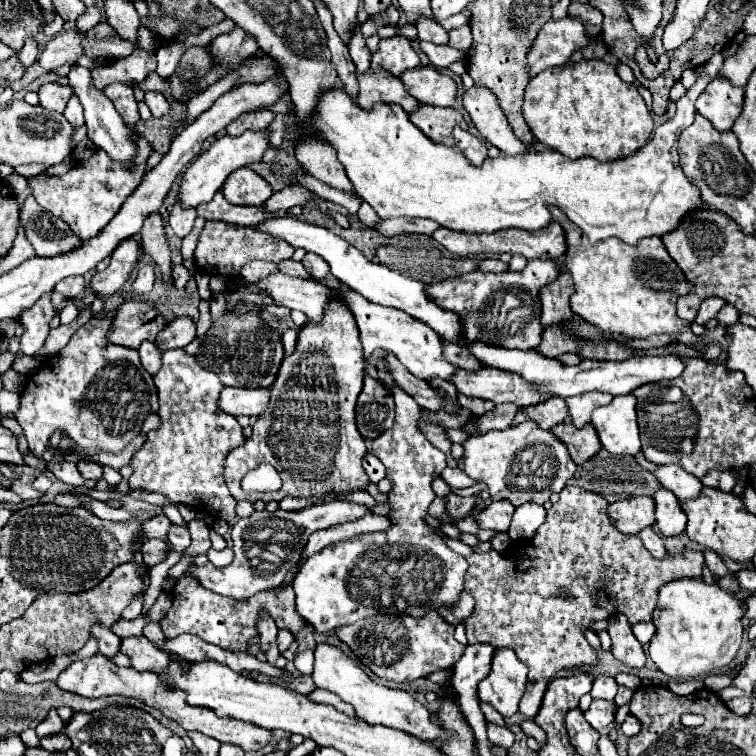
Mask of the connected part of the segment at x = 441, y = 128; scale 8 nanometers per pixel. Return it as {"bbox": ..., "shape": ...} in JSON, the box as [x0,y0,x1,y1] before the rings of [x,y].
{"bbox":[409,106,467,146],"shape":[[[425,106],[409,114],[413,124],[425,132],[431,140],[441,142],[445,146],[453,146],[453,128],[461,126],[467,128],[467,122],[463,120],[461,112],[453,108],[437,108],[437,106]]]}

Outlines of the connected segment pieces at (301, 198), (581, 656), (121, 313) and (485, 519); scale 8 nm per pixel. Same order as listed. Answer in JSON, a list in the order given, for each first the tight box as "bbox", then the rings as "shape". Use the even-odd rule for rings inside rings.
[{"bbox":[263,188,317,212],"shape":[[[283,188],[281,192],[275,192],[263,206],[267,212],[277,212],[277,210],[289,210],[293,206],[303,206],[311,198],[317,196],[311,196],[311,192],[303,188]]]},{"bbox":[465,486,705,719],"shape":[[[565,486],[559,502],[547,510],[543,528],[539,528],[529,544],[523,544],[525,560],[511,552],[509,556],[495,556],[493,550],[467,558],[469,570],[465,576],[465,590],[475,598],[475,610],[465,620],[467,644],[489,642],[495,648],[507,646],[515,650],[517,658],[529,668],[527,690],[519,704],[519,711],[529,719],[539,712],[541,698],[557,670],[587,664],[587,640],[583,638],[583,630],[597,633],[591,628],[591,620],[603,620],[615,612],[623,612],[631,626],[637,622],[651,622],[657,590],[663,584],[681,578],[701,578],[701,566],[705,562],[701,552],[681,552],[677,556],[667,556],[665,560],[655,560],[643,548],[639,536],[627,536],[611,524],[607,506],[607,500],[595,492],[579,486]],[[559,586],[569,590],[569,598],[559,596]]]},{"bbox":[107,302,165,348],"shape":[[[123,302],[117,308],[113,324],[107,332],[111,344],[139,348],[143,340],[155,342],[155,336],[165,328],[163,316],[149,304]]]},{"bbox":[477,500,515,532],"shape":[[[499,500],[499,502],[491,502],[487,506],[487,510],[483,510],[477,516],[477,522],[481,528],[491,528],[491,530],[499,530],[499,532],[507,532],[511,518],[513,518],[515,506],[507,500]]]}]

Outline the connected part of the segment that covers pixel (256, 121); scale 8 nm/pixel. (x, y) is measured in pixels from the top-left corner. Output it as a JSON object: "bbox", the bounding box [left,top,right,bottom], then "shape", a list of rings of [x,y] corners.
{"bbox":[247,108,273,130],"shape":[[[269,108],[249,112],[247,114],[247,130],[263,130],[271,124],[271,120],[273,120],[273,112]]]}

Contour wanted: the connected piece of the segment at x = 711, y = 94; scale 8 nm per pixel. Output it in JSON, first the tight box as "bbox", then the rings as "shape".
{"bbox":[695,76,743,130],"shape":[[[717,76],[697,98],[695,110],[705,116],[715,128],[729,130],[743,110],[743,88],[735,88],[731,80]]]}

